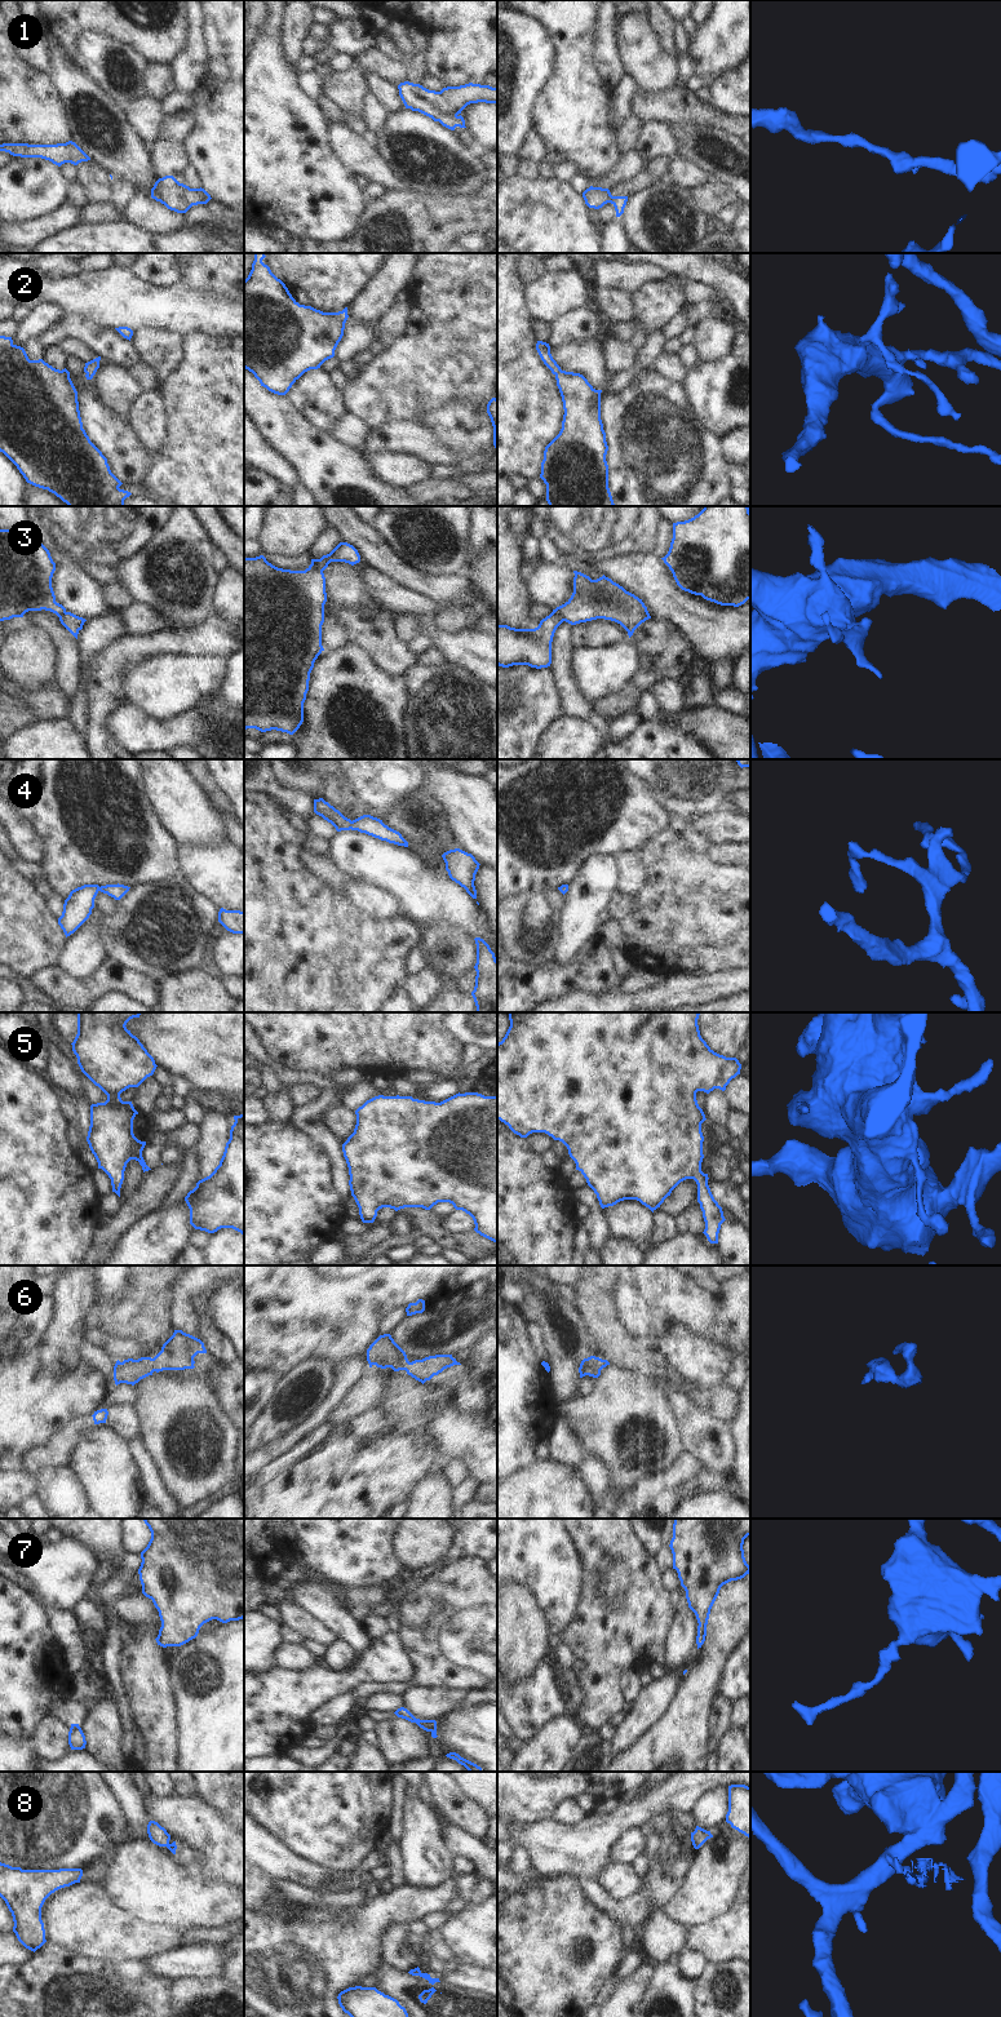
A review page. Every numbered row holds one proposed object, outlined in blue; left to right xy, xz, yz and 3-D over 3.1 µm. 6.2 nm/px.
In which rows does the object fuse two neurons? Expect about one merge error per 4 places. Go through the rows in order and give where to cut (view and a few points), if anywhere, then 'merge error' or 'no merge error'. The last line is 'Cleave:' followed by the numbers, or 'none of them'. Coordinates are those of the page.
1: cut none; no merge error
2: cut none; no merge error
3: cut yz (553, 611), (565, 620); merge error
4: cut none; no merge error
5: cut none; no merge error
6: cut none; no merge error
7: cut none; no merge error
8: cut yz (708, 1831), (705, 1840); merge error
Cleave: 3, 8

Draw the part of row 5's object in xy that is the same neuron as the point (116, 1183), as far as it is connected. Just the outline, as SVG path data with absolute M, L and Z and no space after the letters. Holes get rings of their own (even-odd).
M77 1012L77 1034L71 1043L81 1072L107 1095L105 1103L90 1105L87 1142L98 1162L98 1169L108 1175L112 1192L119 1197L124 1171L130 1160L138 1161L143 1172L151 1170L142 1157L146 1142L138 1140L133 1134L133 1120L138 1112L132 1101L123 1101L120 1098L123 1091L138 1087L152 1076L158 1067L139 1039L125 1027L130 1019L139 1018L141 1014L143 1012Z

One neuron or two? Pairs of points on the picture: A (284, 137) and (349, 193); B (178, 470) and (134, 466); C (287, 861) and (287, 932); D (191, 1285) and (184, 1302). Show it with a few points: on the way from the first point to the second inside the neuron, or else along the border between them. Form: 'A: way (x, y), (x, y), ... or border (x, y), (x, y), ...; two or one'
A: way (296, 154), (305, 163), (313, 164), (332, 184); one
B: border (149, 451), (149, 465), (145, 477), (138, 483); two
C: way (287, 880), (287, 914); one
D: border (182, 1293), (190, 1298); two

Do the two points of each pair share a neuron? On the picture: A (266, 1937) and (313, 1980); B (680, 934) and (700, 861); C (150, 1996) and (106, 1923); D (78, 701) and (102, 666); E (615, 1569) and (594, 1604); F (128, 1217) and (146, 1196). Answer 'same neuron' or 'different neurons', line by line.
A: same neuron
B: same neuron
C: different neurons
D: different neurons
E: same neuron
F: same neuron

